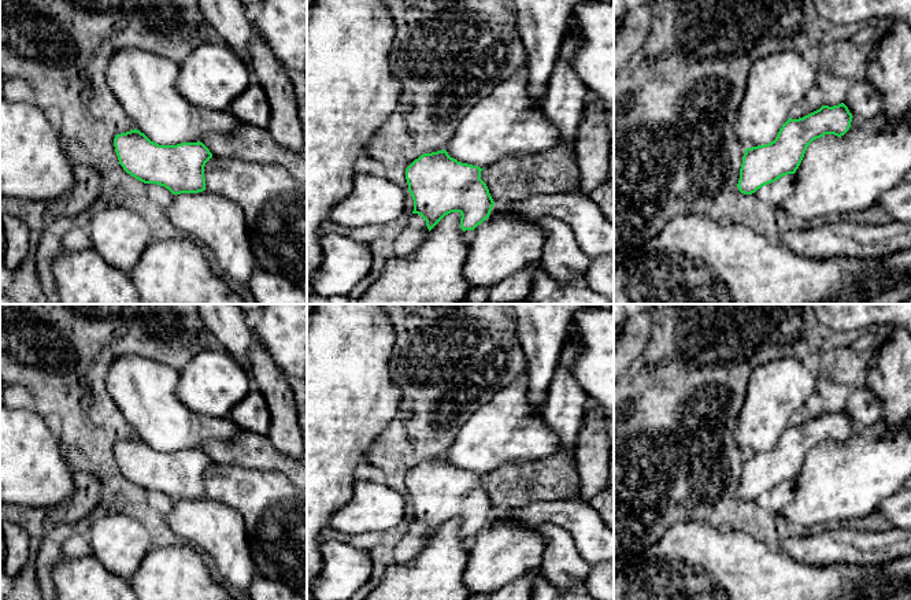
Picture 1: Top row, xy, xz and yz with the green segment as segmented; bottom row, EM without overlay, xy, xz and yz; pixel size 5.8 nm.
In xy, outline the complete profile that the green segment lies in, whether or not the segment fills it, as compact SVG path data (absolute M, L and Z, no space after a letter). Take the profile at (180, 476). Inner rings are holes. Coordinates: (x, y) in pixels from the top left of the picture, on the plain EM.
M122 356L111 364L105 377L107 390L136 434L116 441L114 453L119 471L136 486L164 493L173 501L199 500L205 497L204 473L212 464L203 448L210 441L234 442L241 429L227 416L211 418L185 407L175 395L178 381L178 370L142 356Z

